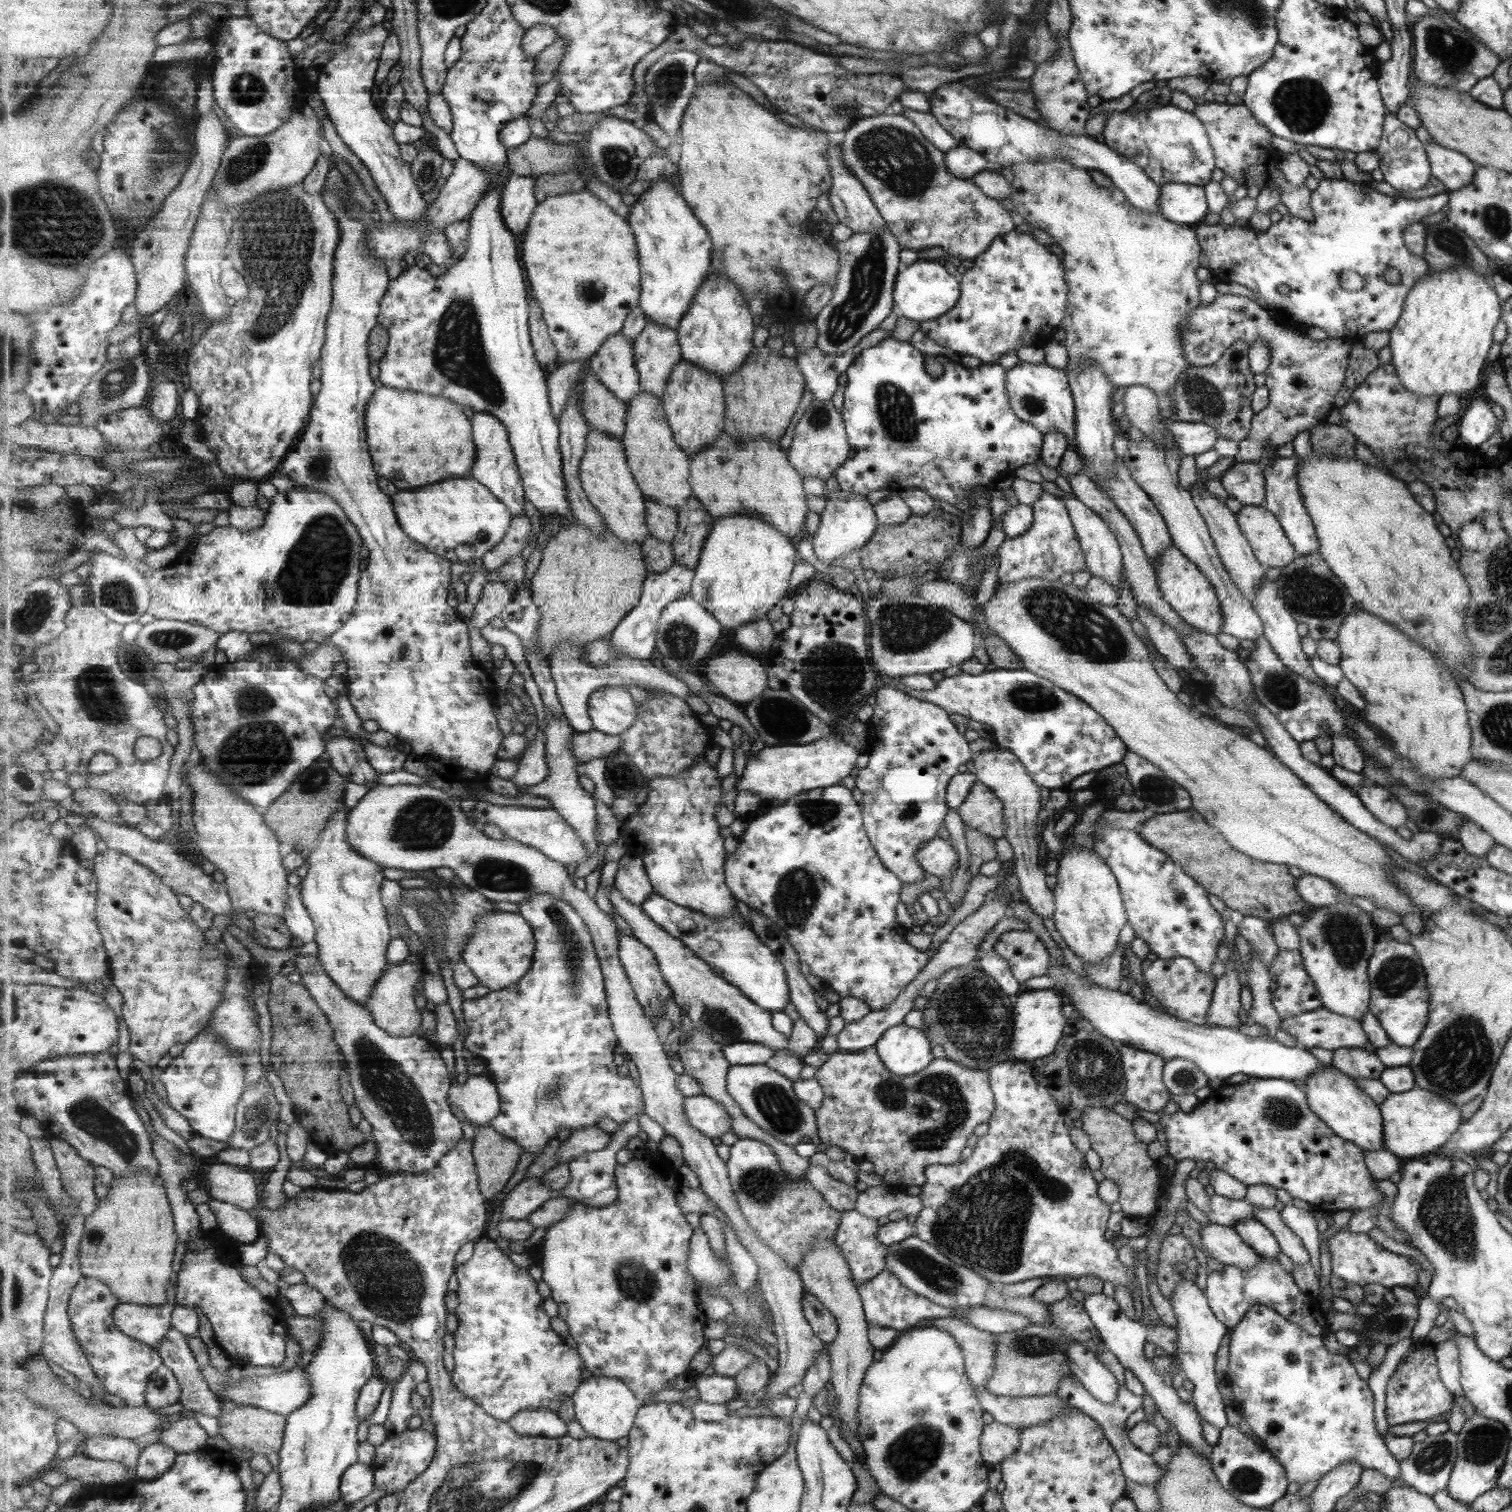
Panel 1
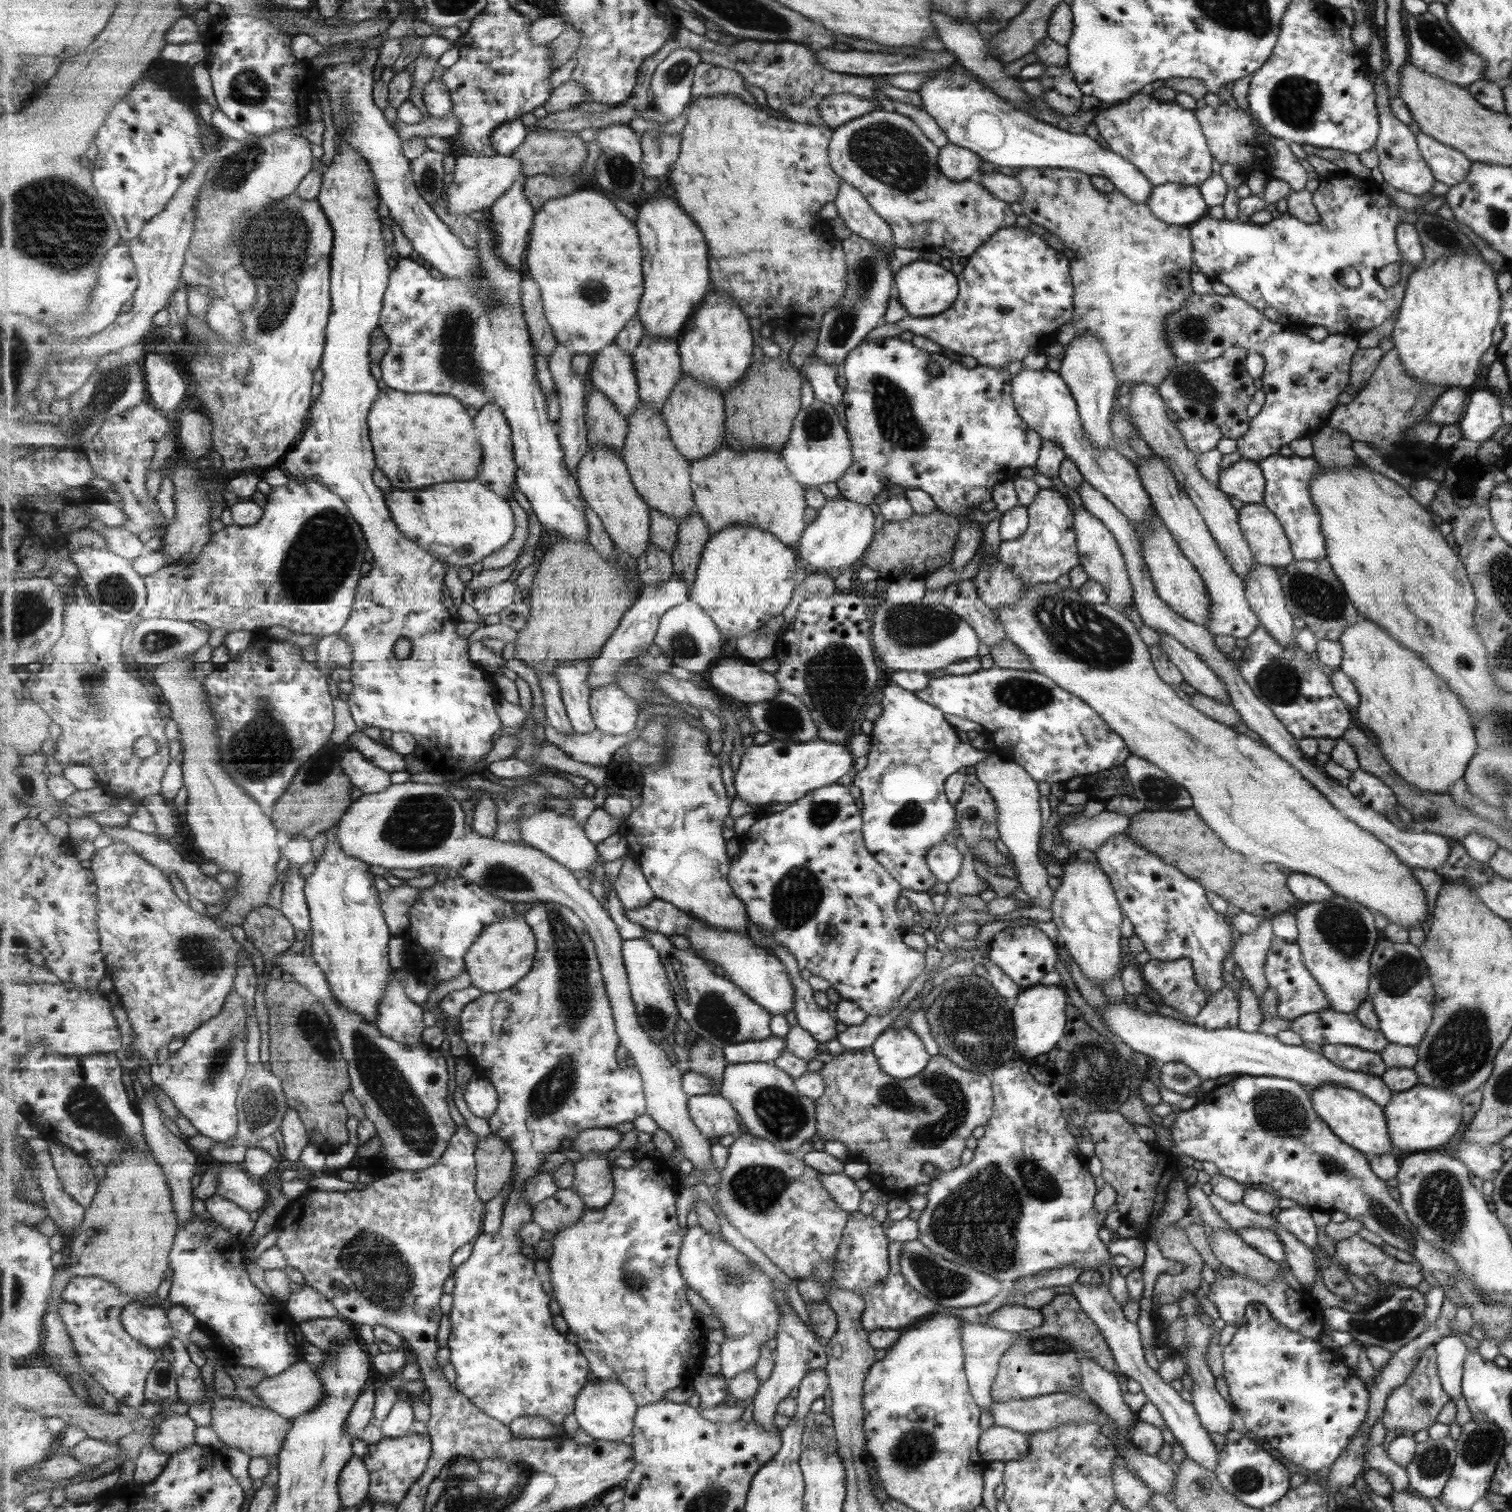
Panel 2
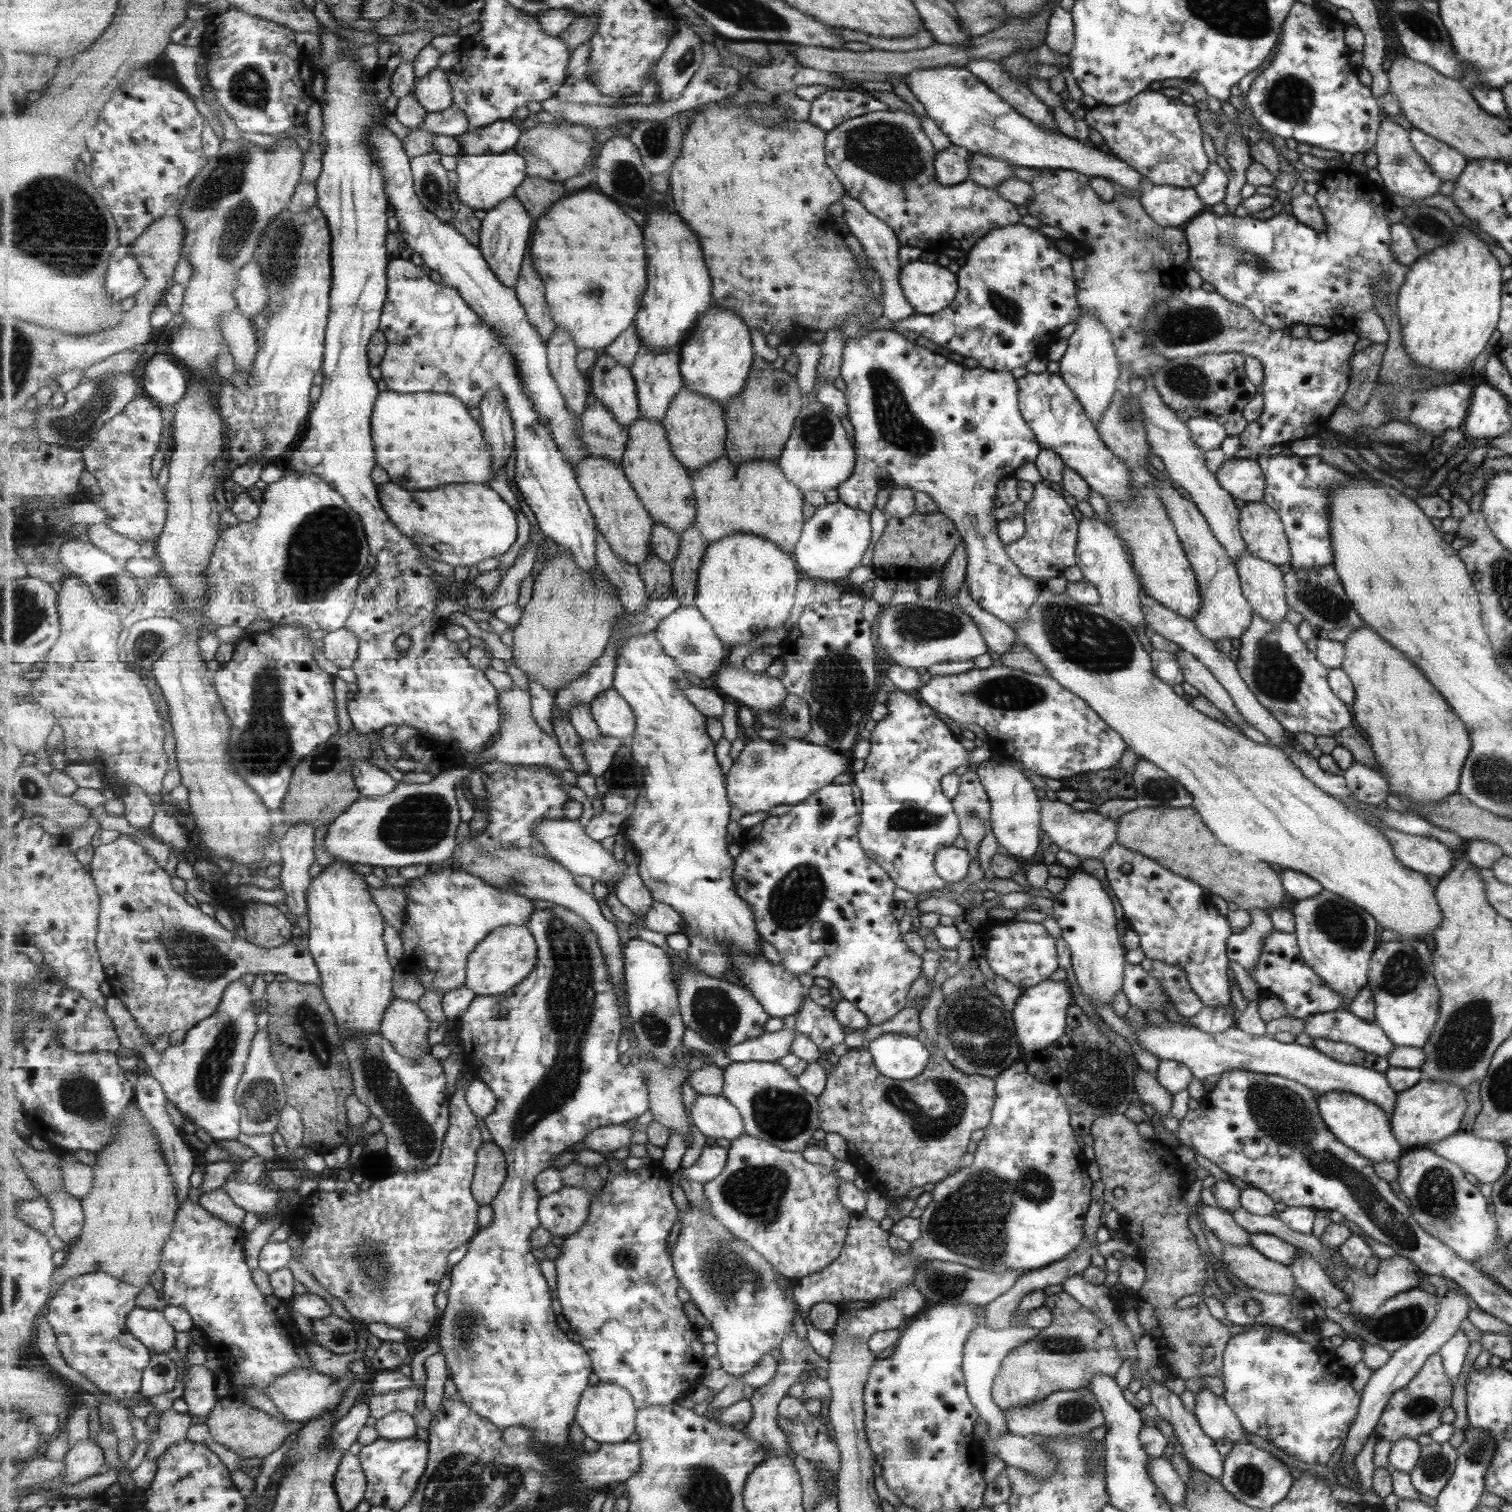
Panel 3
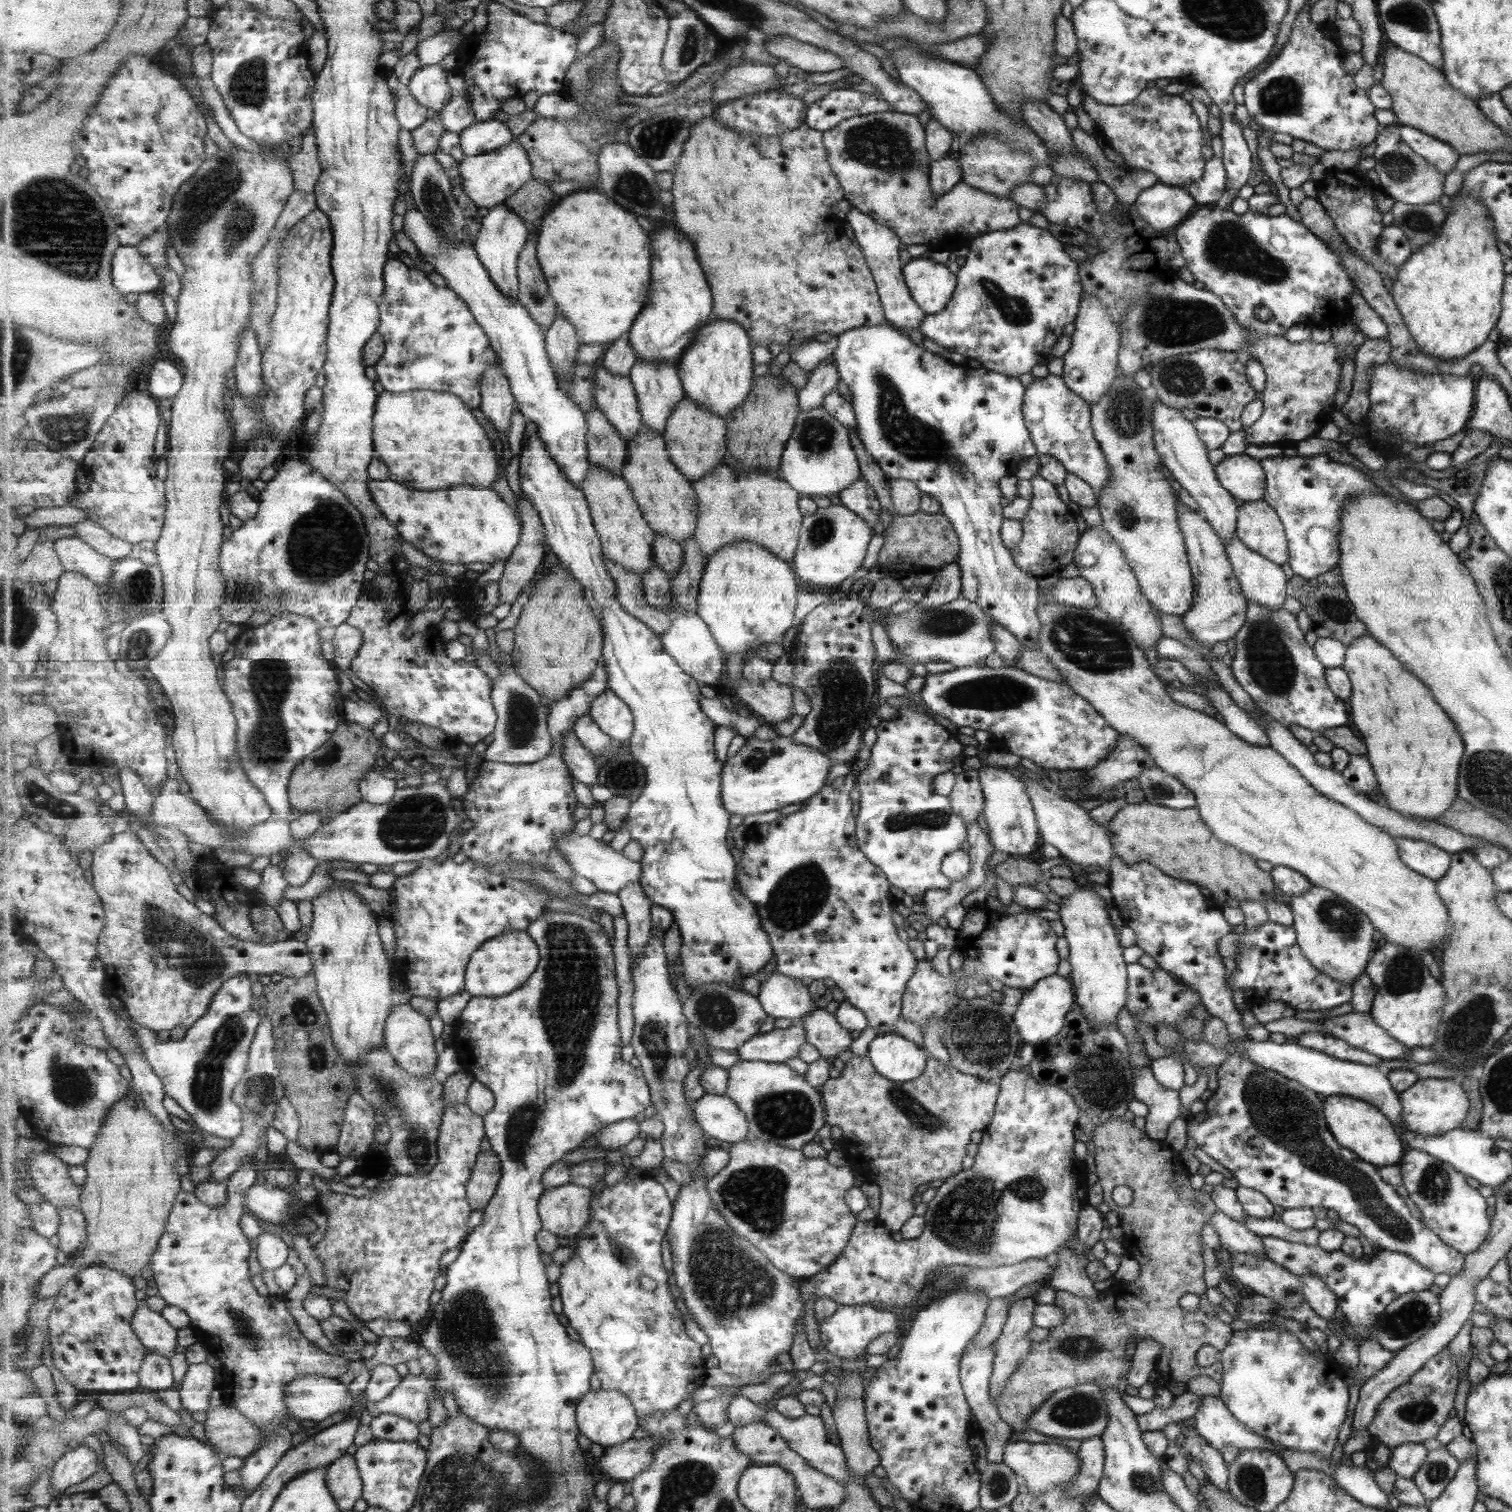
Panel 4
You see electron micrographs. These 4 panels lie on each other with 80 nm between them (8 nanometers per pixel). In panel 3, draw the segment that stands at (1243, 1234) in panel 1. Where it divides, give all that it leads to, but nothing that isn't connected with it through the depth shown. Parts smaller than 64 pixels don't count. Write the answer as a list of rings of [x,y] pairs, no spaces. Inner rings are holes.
[[[1250,1234],[1249,1242],[1249,1246],[1258,1250],[1263,1257],[1287,1267],[1291,1267],[1300,1252],[1295,1245],[1287,1244],[1281,1237],[1269,1234]]]

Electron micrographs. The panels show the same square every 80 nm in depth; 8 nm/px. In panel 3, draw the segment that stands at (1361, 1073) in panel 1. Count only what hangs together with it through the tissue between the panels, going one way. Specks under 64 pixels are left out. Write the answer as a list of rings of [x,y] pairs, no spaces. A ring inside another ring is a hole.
[[[1311,1038],[1313,1048],[1319,1052],[1326,1053],[1333,1060],[1342,1061],[1343,1064],[1356,1064],[1365,1068],[1375,1069],[1377,1072],[1385,1072],[1389,1066],[1386,1058],[1375,1056],[1362,1049],[1355,1048],[1344,1042],[1333,1042],[1330,1040]]]

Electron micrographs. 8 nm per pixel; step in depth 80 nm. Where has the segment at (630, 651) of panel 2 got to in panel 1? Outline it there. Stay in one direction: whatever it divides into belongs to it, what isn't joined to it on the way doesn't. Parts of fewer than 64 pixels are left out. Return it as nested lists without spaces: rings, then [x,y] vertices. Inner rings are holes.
[[[676,561],[669,570],[653,572],[648,575],[640,603],[627,614],[626,618],[620,622],[620,625],[611,634],[610,644],[612,644],[612,648],[614,648],[617,655],[650,660],[649,658],[653,656],[653,650],[655,650],[658,642],[660,618],[665,607],[691,594],[695,573],[696,570],[687,568]]]

